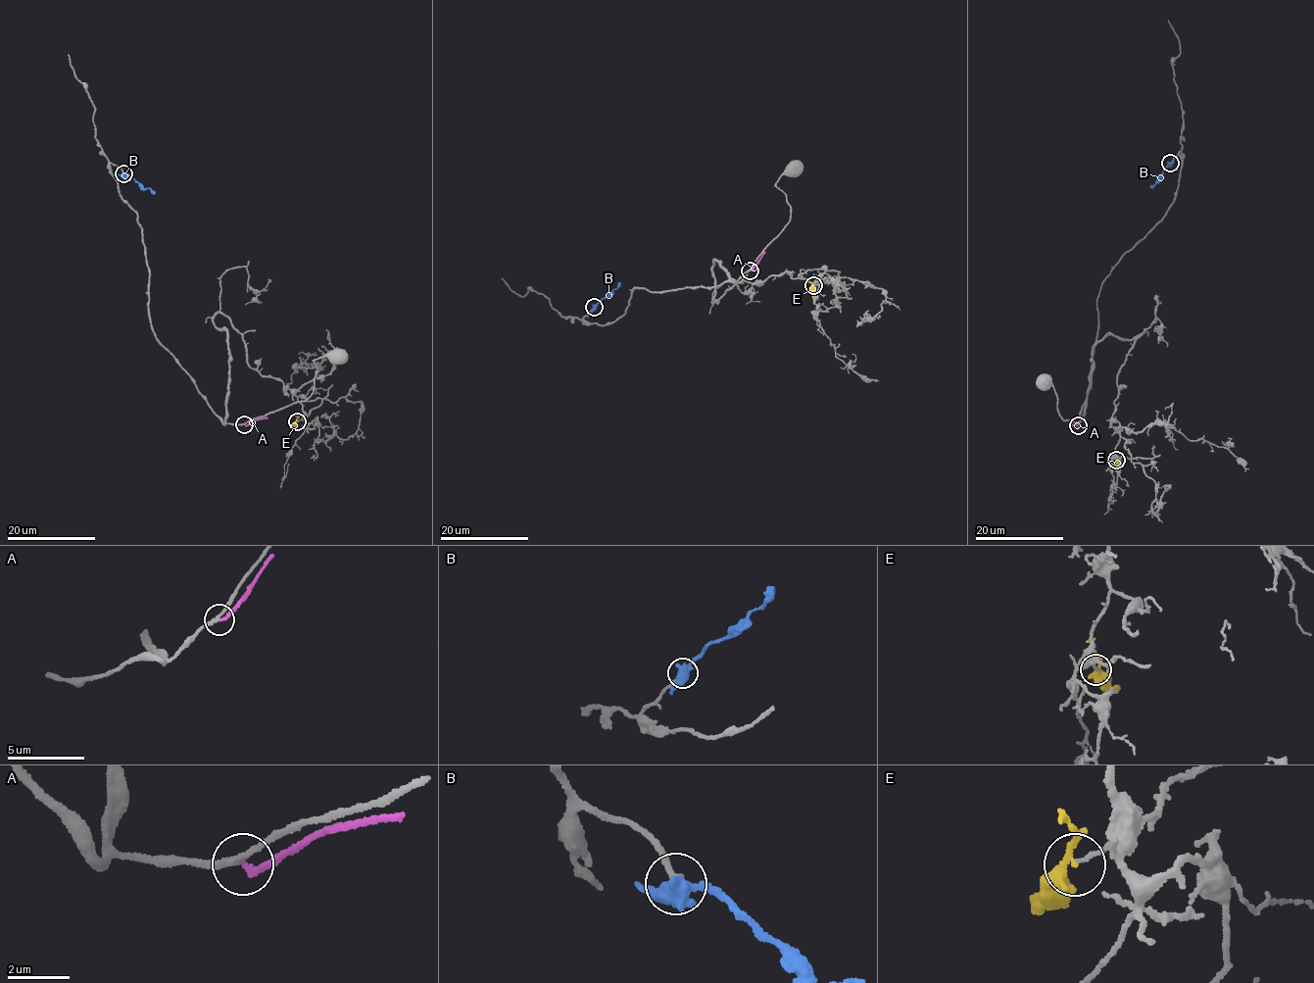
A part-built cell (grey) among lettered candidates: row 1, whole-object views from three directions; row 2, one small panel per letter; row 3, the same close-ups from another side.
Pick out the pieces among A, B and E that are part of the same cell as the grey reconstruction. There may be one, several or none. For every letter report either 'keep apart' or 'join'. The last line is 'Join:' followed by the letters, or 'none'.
A: keep apart
B: keep apart
E: keep apart
Join: none

